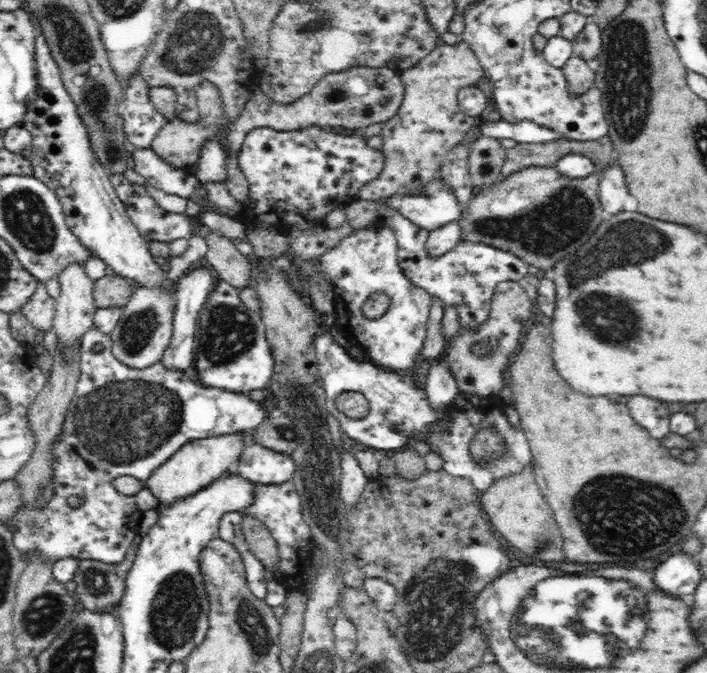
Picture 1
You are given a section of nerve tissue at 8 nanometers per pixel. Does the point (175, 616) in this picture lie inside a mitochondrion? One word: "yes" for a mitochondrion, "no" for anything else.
yes

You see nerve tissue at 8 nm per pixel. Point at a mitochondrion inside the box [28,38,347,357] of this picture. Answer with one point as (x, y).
(96, 97)

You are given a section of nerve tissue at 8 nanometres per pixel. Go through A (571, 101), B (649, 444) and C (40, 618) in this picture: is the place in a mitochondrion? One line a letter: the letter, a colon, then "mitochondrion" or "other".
A: other
B: other
C: mitochondrion

